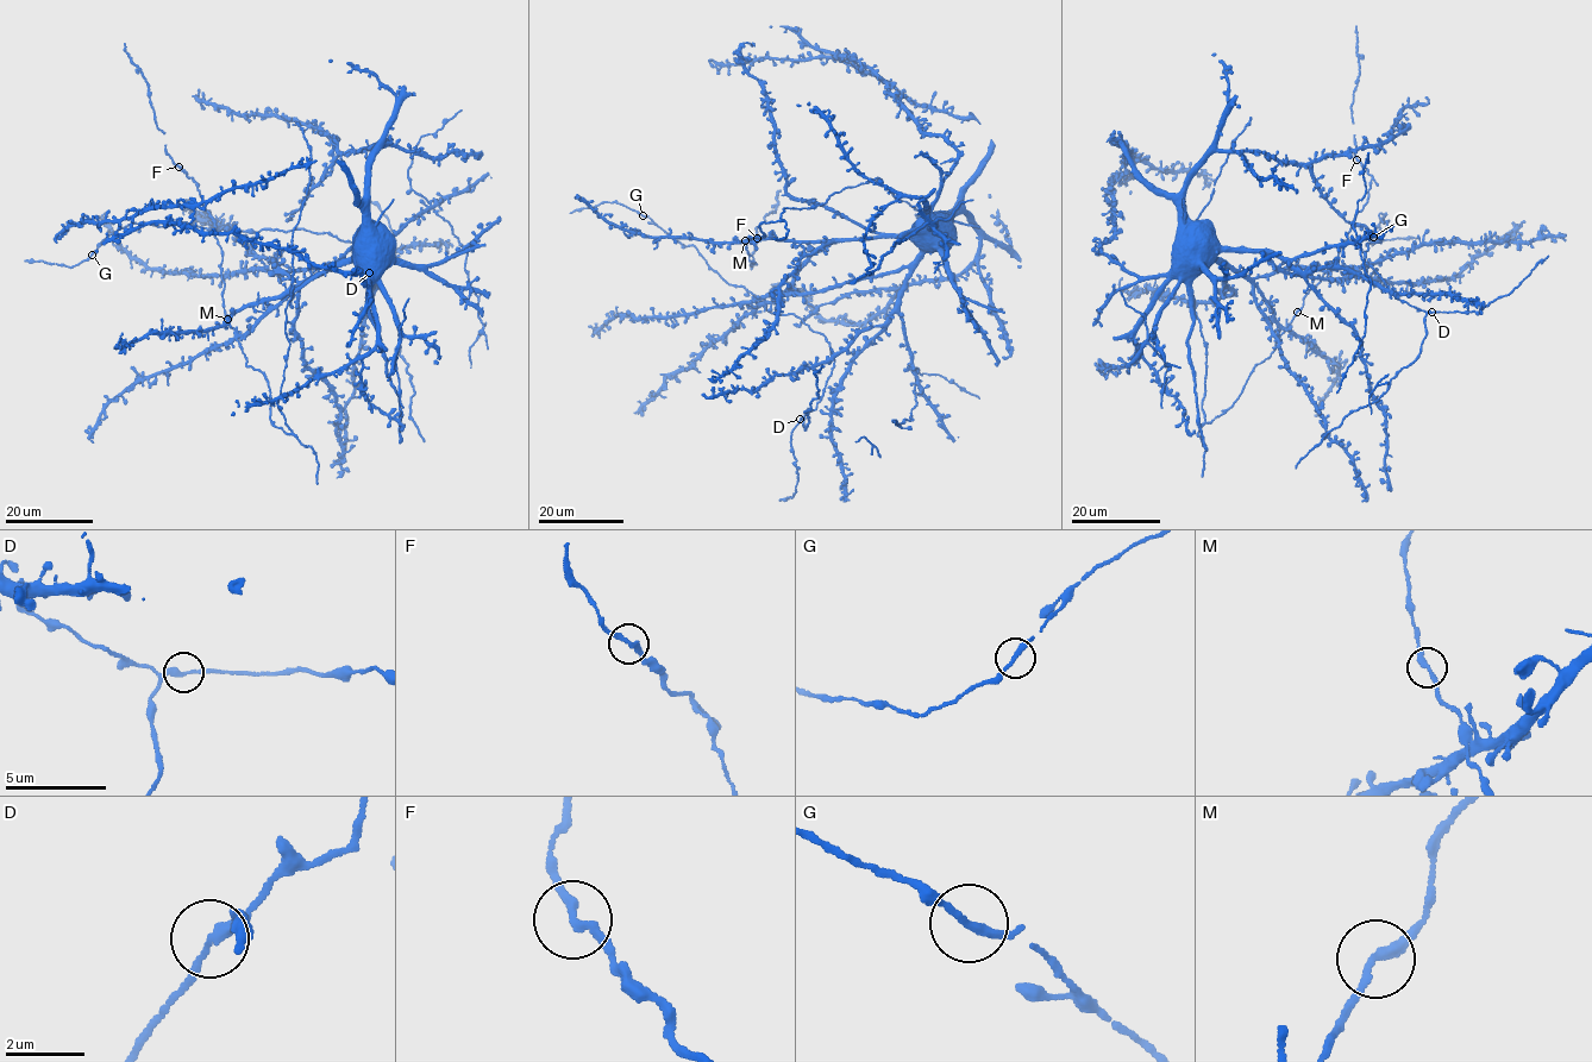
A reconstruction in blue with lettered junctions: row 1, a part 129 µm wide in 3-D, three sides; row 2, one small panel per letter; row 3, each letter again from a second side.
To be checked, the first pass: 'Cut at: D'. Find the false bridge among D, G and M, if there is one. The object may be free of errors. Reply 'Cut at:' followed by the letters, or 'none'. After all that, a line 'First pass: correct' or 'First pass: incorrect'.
Cut at: none
First pass: incorrect

